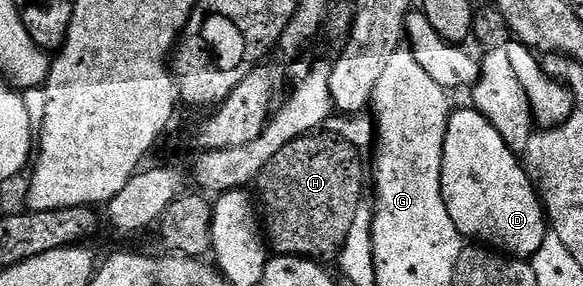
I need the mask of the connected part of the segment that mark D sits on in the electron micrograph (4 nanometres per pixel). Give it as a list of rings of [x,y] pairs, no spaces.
[[[455,109],[451,113],[448,132],[444,136],[442,195],[448,216],[452,216],[452,224],[456,224],[463,239],[525,260],[533,258],[546,239],[545,210],[530,183],[525,165],[479,110]]]

